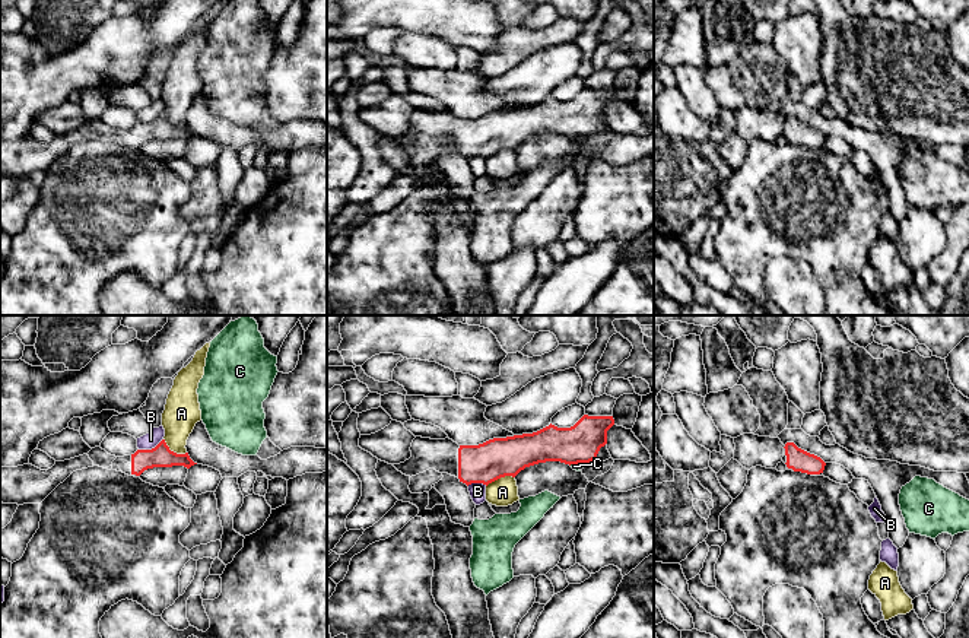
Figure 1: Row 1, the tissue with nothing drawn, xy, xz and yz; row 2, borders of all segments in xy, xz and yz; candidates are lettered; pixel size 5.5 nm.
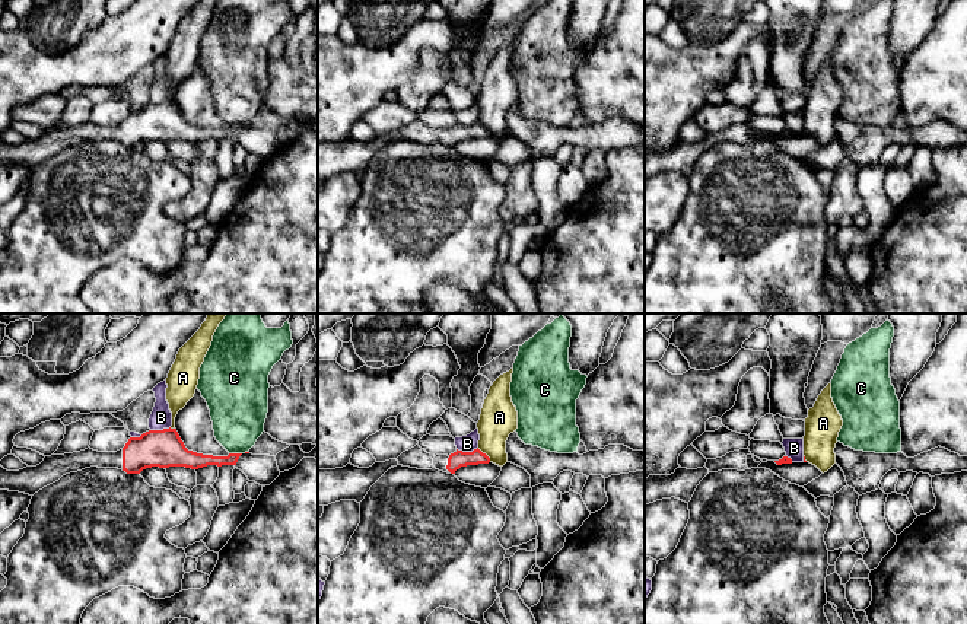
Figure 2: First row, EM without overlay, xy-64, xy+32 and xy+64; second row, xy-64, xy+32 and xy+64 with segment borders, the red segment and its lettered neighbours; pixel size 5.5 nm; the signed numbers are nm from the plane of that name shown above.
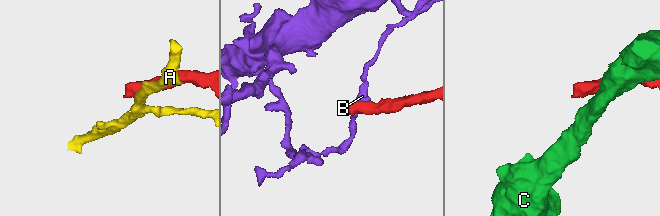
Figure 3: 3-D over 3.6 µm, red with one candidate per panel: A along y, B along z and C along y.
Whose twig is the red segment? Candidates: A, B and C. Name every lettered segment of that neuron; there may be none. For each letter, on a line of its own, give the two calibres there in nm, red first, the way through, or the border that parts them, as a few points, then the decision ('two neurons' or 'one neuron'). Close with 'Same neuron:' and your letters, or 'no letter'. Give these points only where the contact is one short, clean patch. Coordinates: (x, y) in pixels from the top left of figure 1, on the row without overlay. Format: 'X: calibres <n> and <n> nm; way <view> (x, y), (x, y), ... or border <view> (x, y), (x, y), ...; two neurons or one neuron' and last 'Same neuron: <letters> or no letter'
A: calibres 220 and 160 nm; border xz (514, 149), (501, 149), (486, 159); two neurons
B: calibres 120 and 90 nm; border xy (162, 111), (153, 120), (139, 123); two neurons
C: calibres 220 and 30 nm; border xz (575, 136), (569, 137); two neurons
Same neuron: no letter

